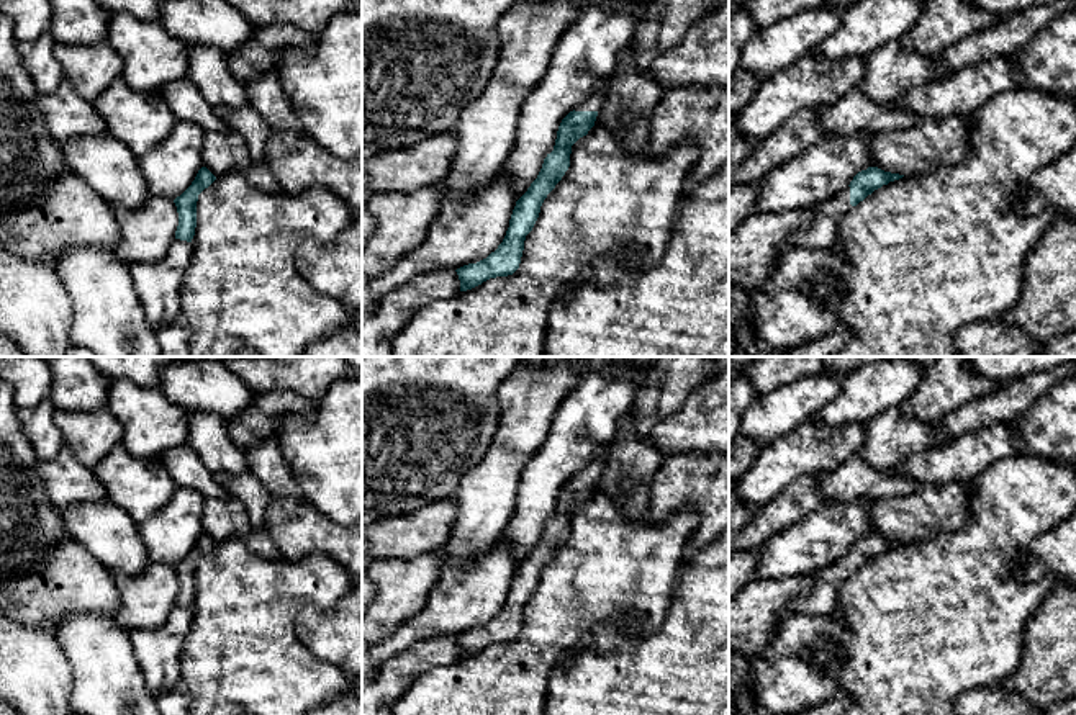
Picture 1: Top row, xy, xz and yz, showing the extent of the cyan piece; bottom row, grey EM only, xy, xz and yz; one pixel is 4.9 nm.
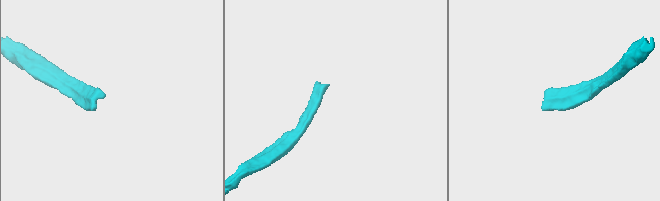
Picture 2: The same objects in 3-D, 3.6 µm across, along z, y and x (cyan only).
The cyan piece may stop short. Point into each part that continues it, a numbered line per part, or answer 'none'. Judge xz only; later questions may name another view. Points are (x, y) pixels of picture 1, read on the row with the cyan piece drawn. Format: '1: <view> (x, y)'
1: xz (596, 100)

